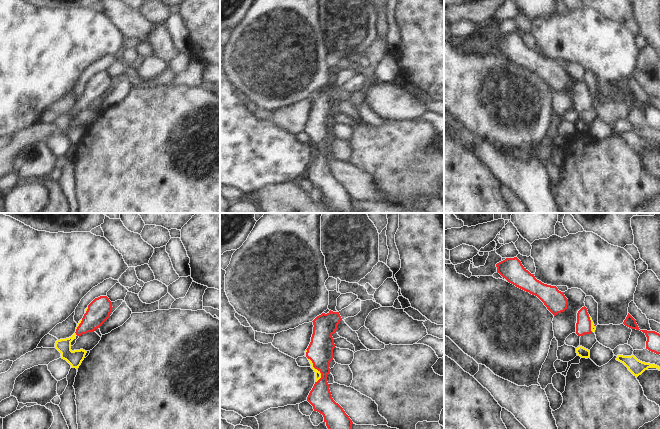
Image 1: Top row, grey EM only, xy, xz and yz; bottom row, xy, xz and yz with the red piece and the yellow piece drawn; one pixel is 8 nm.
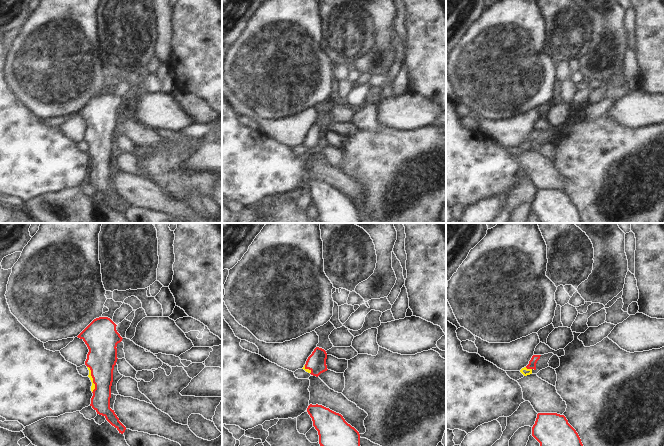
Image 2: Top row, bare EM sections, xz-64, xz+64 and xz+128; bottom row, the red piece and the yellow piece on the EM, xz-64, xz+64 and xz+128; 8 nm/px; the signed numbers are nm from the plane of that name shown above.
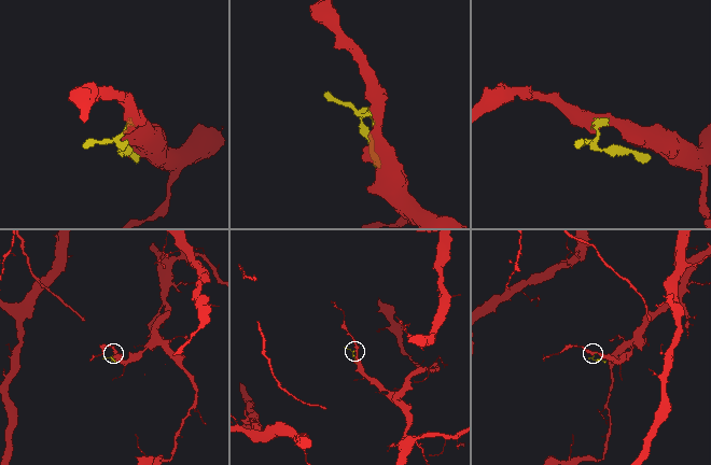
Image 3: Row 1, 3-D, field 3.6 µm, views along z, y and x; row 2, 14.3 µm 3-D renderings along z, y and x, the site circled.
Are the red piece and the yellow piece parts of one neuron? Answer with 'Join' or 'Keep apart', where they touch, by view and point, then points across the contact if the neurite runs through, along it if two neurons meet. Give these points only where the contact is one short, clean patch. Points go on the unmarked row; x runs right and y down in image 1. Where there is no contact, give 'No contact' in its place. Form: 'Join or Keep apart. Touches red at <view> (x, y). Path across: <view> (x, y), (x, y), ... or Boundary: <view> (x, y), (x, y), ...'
Join. Touches red at xz (317, 145). Path across: xz (320, 126), (317, 145), (317, 149)

